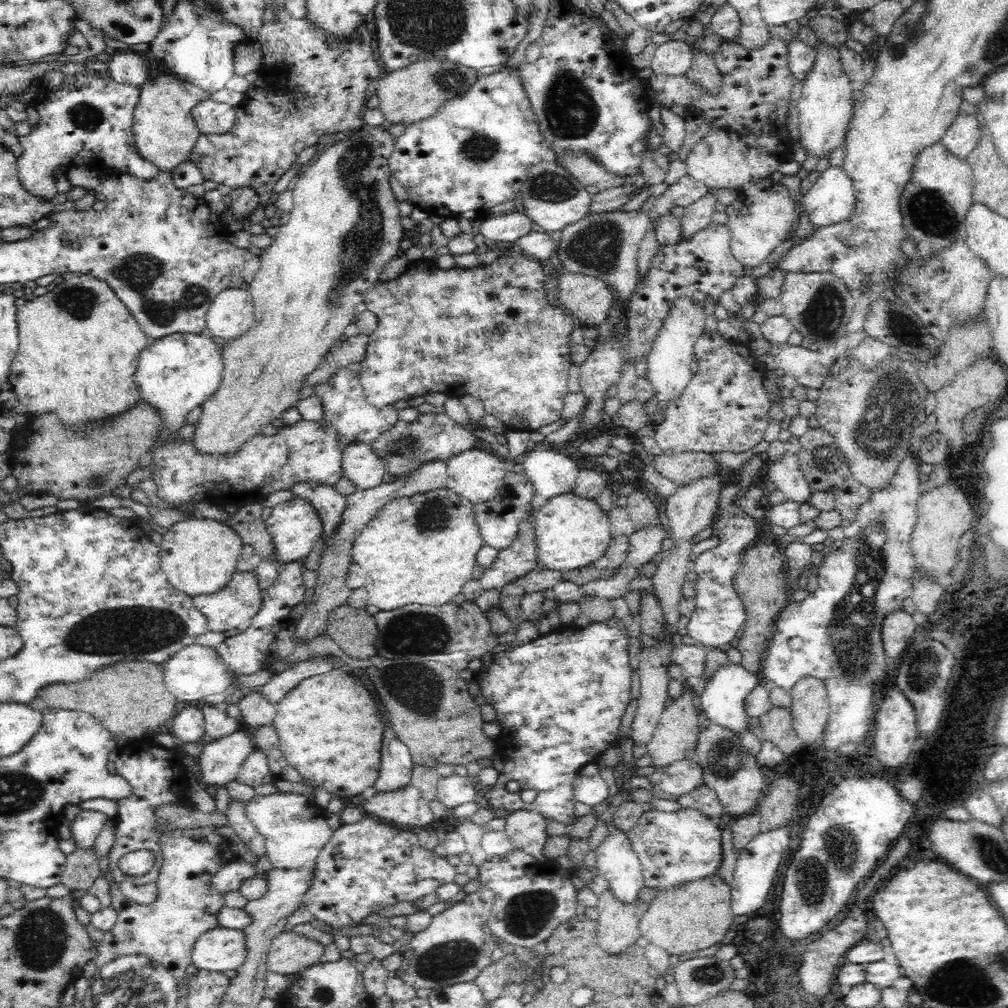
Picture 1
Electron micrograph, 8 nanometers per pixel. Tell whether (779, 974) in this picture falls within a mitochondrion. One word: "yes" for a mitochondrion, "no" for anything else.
no

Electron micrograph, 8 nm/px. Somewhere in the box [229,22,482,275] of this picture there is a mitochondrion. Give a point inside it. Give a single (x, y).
(449, 79)

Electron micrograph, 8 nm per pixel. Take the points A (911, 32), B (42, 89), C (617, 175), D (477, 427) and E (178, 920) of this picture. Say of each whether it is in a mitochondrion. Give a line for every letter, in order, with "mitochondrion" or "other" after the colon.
A: mitochondrion
B: other
C: other
D: other
E: other

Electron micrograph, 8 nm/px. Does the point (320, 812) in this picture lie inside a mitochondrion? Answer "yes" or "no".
no

